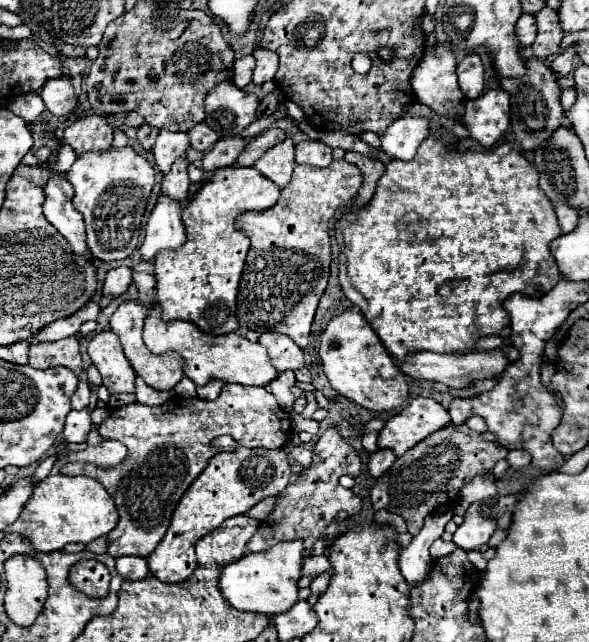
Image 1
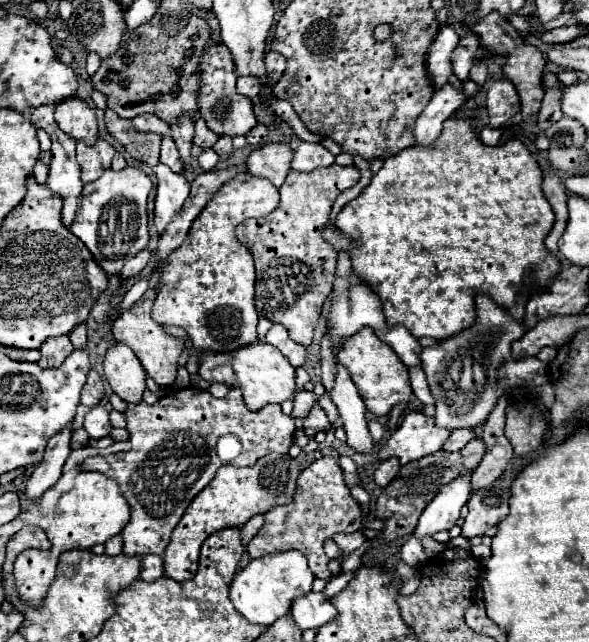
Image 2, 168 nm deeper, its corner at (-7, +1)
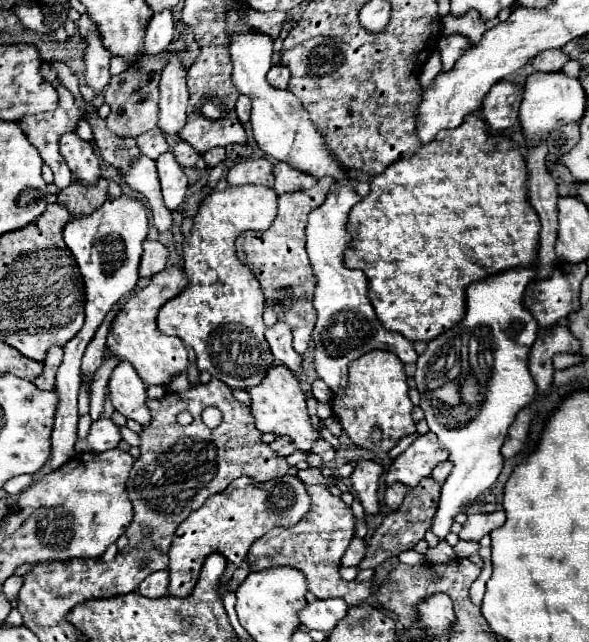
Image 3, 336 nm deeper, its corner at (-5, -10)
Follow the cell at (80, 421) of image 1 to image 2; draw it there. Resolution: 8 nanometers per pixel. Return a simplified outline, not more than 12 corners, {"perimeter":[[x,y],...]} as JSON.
{"perimeter":[[94,406],[84,420],[90,438],[104,438],[112,424],[104,406]]}

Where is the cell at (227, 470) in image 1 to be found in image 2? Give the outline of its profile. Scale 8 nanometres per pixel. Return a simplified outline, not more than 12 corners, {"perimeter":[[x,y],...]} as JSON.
{"perimeter":[[270,452],[222,466],[192,500],[164,572],[192,580],[202,542],[292,502],[300,466]]}

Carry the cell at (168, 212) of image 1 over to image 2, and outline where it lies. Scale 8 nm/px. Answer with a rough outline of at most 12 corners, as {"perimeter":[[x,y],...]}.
{"perimeter":[[156,164],[158,200],[154,224],[162,234],[180,212],[190,182]]}

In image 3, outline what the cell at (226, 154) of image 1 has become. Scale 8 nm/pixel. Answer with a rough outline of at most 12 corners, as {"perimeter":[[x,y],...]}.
{"perimeter":[[214,147],[202,155],[210,169],[226,157],[224,147]]}

